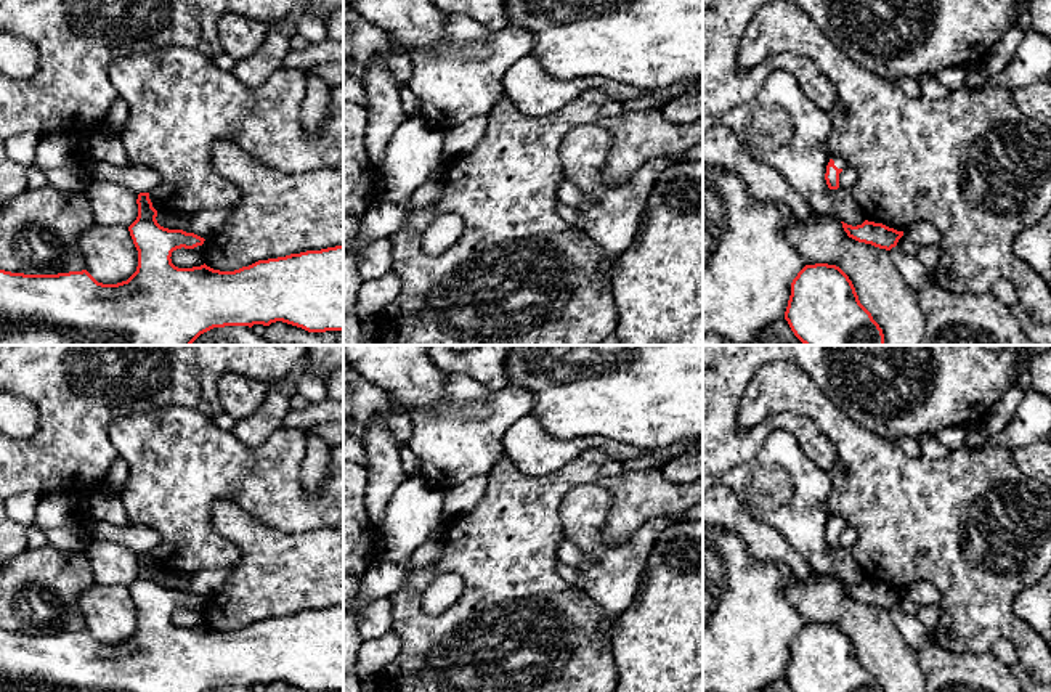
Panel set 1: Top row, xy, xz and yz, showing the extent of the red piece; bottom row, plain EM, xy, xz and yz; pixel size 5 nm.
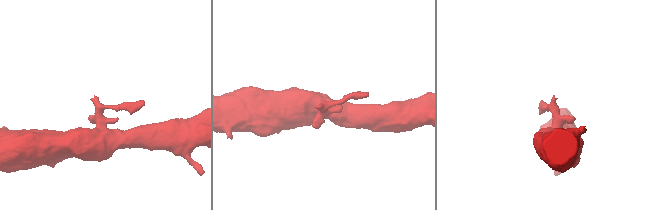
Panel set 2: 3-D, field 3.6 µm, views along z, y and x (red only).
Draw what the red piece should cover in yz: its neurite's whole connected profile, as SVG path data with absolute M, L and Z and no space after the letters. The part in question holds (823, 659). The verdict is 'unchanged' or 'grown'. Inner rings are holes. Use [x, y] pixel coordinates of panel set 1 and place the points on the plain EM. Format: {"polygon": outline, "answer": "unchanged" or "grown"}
{"polygon": "M805 625L791 642L785 671L793 692L883 692L836 625Z", "answer": "unchanged"}

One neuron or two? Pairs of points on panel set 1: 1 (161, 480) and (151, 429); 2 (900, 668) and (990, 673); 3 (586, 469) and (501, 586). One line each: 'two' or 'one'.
1: one
2: two
3: one

